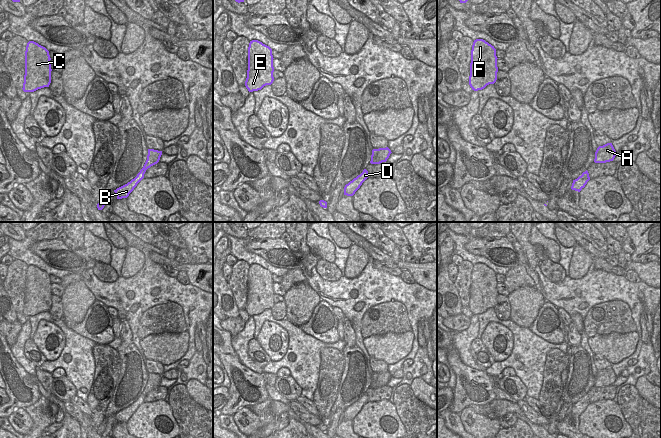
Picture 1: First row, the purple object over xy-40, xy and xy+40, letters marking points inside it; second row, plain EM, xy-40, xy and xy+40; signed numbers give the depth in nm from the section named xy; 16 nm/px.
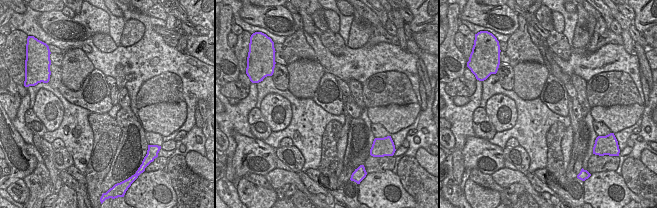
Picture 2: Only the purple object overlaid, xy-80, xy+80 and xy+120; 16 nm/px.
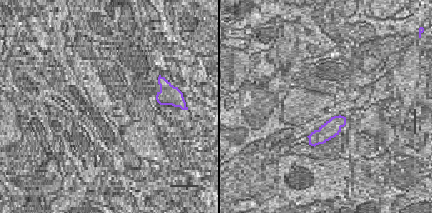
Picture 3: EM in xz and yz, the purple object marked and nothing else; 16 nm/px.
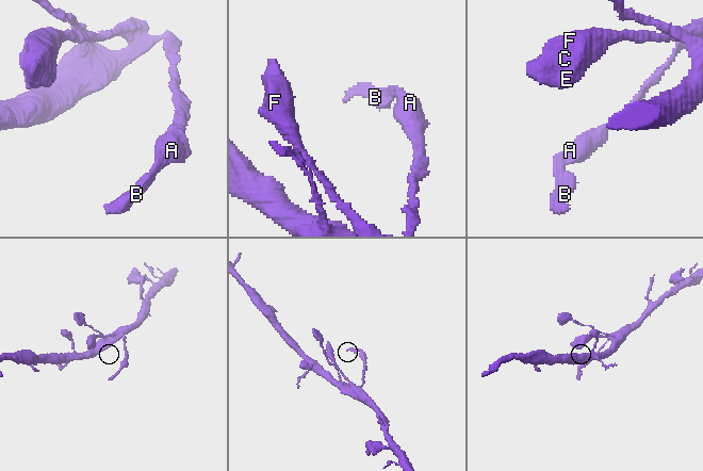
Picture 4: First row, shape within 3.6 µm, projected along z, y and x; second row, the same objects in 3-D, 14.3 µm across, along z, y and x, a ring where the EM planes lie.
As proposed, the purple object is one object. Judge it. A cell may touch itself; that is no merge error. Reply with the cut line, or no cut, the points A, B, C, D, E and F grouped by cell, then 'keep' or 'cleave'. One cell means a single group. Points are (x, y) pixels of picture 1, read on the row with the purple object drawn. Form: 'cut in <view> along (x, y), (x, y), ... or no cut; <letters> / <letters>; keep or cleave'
cut in xy along (378, 149), (377, 155), (371, 163); A C E F / B D; cleave

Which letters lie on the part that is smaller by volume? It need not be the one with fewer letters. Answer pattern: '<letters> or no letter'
B, D.

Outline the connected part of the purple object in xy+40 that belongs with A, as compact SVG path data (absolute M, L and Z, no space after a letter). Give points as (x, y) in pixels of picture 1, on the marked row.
M607 143L603 146L599 146L595 152L595 163L606 163L613 161L616 156L616 151L612 143Z

